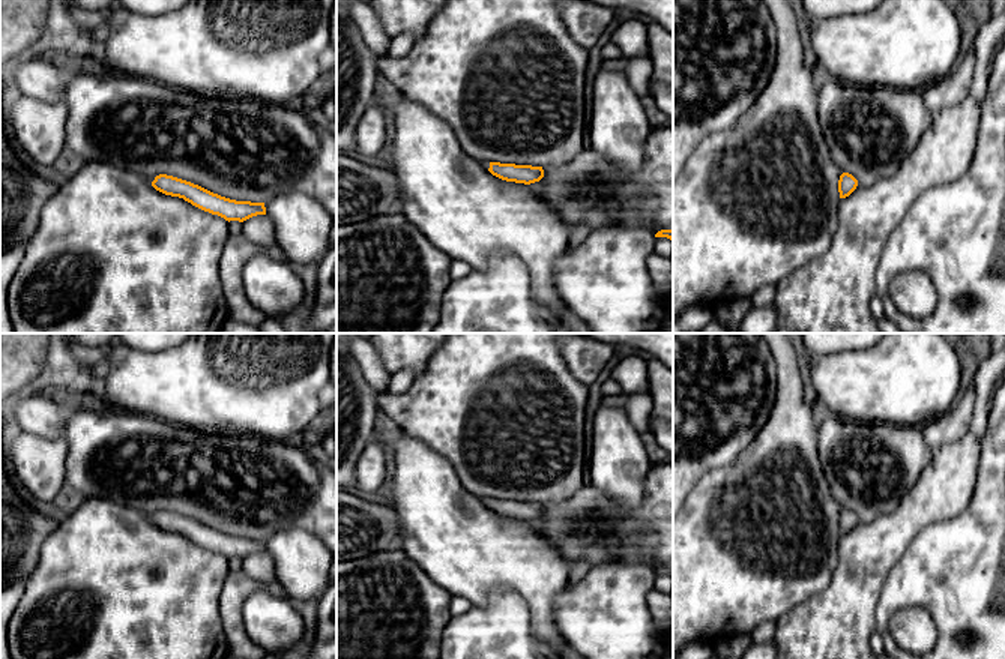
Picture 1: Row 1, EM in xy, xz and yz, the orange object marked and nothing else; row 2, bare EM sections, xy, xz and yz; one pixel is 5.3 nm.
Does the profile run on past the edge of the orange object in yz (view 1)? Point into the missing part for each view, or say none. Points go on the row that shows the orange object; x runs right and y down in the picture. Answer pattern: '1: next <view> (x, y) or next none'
1: next none

